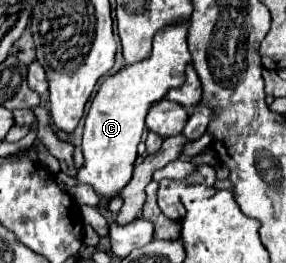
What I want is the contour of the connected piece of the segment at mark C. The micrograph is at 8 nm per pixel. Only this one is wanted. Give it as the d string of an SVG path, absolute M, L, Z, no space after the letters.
M177 21L169 27L163 27L153 39L153 51L147 59L125 65L117 73L109 75L85 117L83 131L83 155L85 165L79 169L77 177L71 177L62 171L55 177L57 184L67 190L79 183L93 185L99 195L115 197L129 181L133 165L137 159L137 145L145 131L145 117L153 103L165 99L171 89L177 89L185 83L185 67L191 63L191 51L187 45L189 21Z

